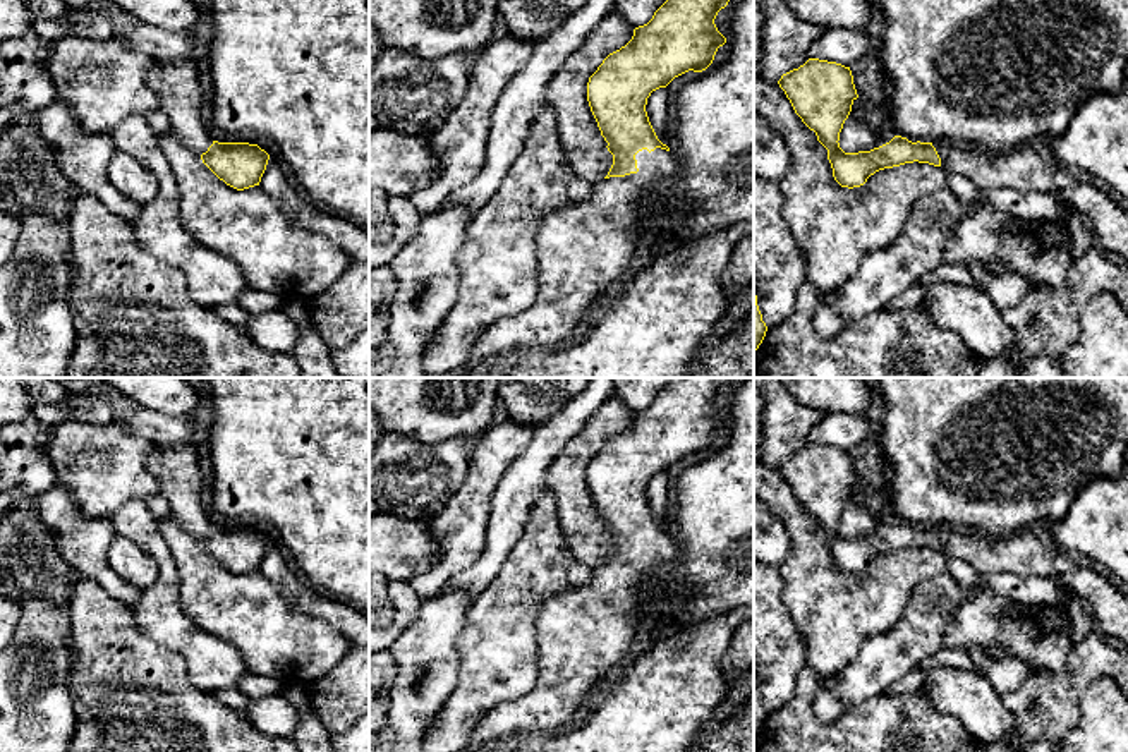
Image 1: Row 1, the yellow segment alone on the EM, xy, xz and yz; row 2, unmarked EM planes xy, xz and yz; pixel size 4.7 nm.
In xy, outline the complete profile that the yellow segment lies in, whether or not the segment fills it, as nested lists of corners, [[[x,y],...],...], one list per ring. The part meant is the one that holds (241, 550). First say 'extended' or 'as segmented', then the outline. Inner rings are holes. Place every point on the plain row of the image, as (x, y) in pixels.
extended | [[[156,445],[148,469],[160,481],[160,494],[167,498],[173,520],[220,565],[237,575],[259,570],[270,539],[258,529],[218,527],[216,519],[203,510],[201,469],[192,445]]]

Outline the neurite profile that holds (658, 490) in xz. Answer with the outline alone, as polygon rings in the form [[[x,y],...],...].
[[[659,472],[652,476],[651,481],[647,482],[646,496],[658,524],[663,529],[666,529],[671,536],[675,536],[675,532],[670,529],[670,524],[666,520],[670,493],[671,493],[671,488],[670,488],[668,472]]]

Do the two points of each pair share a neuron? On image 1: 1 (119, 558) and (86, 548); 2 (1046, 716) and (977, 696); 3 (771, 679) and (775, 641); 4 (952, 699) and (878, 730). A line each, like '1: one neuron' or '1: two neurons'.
1: two neurons
2: two neurons
3: one neuron
4: two neurons

